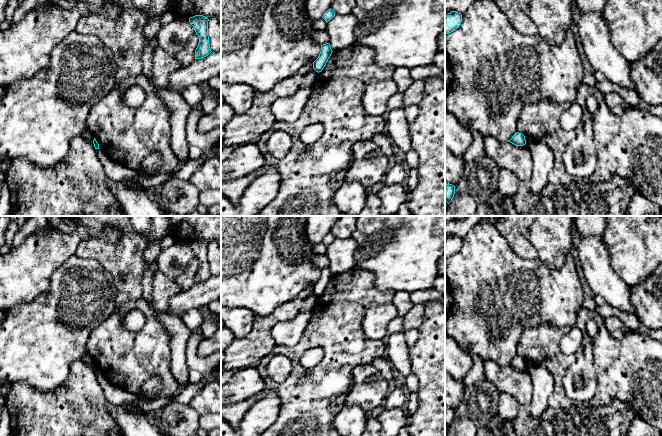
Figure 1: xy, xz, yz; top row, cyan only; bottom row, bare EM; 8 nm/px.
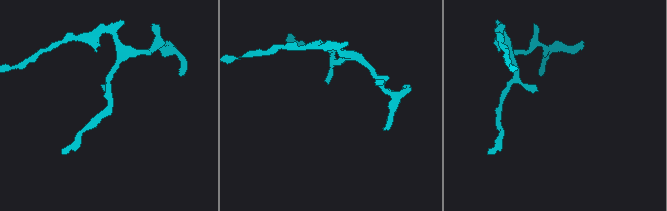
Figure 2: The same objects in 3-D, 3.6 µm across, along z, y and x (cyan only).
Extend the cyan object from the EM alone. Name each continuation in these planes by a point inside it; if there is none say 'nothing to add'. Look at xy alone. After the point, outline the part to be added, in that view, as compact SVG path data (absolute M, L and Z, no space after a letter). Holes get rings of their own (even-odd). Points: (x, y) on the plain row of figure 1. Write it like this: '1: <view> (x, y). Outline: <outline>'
nothing to add

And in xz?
nothing to add

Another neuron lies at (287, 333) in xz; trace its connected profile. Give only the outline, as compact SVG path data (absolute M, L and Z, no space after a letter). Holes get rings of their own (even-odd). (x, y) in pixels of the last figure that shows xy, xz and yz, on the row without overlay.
M313 311L300 312L292 319L278 322L271 332L276 345L285 347L295 346L302 337L312 315Z

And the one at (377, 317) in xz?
M392 303L371 305L362 322L365 335L373 341L381 341L387 335L388 324L398 316Z

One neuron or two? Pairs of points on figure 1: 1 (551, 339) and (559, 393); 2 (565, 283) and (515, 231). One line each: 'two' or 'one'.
1: one
2: two

